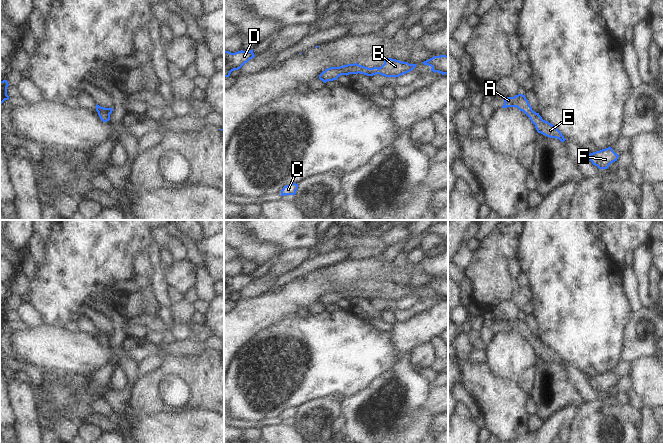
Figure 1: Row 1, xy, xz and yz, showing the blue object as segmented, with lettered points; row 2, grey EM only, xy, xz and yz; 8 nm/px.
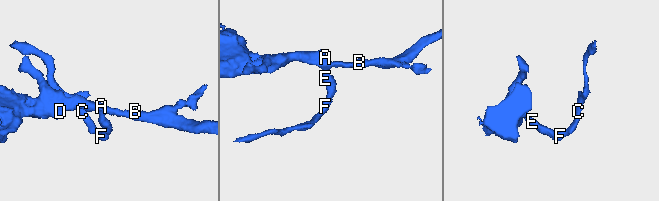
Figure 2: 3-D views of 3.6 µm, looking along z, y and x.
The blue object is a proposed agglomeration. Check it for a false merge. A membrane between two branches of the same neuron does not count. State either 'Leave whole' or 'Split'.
Leave whole

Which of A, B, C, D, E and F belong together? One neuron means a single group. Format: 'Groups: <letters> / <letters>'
Groups: A B C D E F

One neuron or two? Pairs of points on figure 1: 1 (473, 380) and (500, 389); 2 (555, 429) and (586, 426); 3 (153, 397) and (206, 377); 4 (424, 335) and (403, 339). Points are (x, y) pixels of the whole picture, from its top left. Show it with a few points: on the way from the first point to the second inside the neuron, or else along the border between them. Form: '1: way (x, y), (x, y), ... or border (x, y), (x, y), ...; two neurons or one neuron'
1: way (480, 381), (488, 389), (493, 389); one neuron
2: border (579, 409), (570, 427); two neurons
3: way (155, 380), (166, 370), (189, 370); one neuron
4: way (419, 335), (408, 335); one neuron

